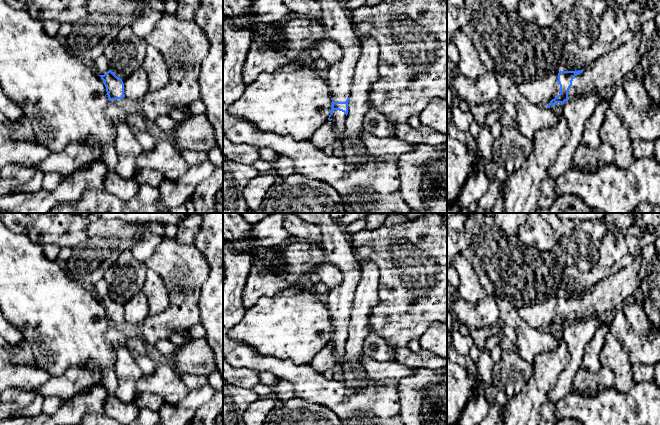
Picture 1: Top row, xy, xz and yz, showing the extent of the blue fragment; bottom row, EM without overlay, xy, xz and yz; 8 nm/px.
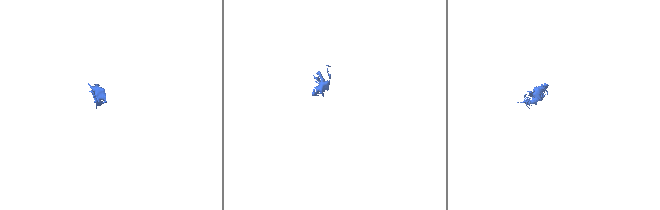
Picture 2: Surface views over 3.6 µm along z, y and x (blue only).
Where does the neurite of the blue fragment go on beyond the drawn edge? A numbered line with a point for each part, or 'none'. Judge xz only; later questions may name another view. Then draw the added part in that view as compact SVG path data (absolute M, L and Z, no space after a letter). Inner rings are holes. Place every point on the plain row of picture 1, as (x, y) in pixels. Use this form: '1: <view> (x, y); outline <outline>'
1: xz (337, 247); outline M289 213L321 228L322 242L321 248L324 250L327 262L334 264L343 274L340 285L330 291L325 298L325 304L330 314L330 319L335 326L345 326L351 319L351 310L355 298L355 291L360 282L362 271L361 265L356 261L353 254L351 241L343 231L343 228L333 219L330 213Z
2: xz (338, 342); outline M334 334L329 343L336 357L337 367L335 370L337 371L337 373L339 373L340 367L343 363L343 359L345 356L345 344L346 344L346 338L339 334Z

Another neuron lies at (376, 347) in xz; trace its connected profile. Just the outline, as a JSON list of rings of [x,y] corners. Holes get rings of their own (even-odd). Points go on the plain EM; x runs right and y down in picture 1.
[[[371,333],[365,340],[363,352],[366,357],[387,362],[390,361],[389,344],[378,334]]]

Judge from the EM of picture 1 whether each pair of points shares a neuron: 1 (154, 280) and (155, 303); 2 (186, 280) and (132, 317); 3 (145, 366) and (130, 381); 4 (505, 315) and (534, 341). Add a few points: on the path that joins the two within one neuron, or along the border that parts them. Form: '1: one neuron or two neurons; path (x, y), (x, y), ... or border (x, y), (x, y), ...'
1: one neuron; path (154, 286), (155, 297)
2: two neurons; border (148, 316), (142, 322)
3: two neurons; border (129, 351), (143, 374)
4: one neuron; path (512, 318), (527, 334)

